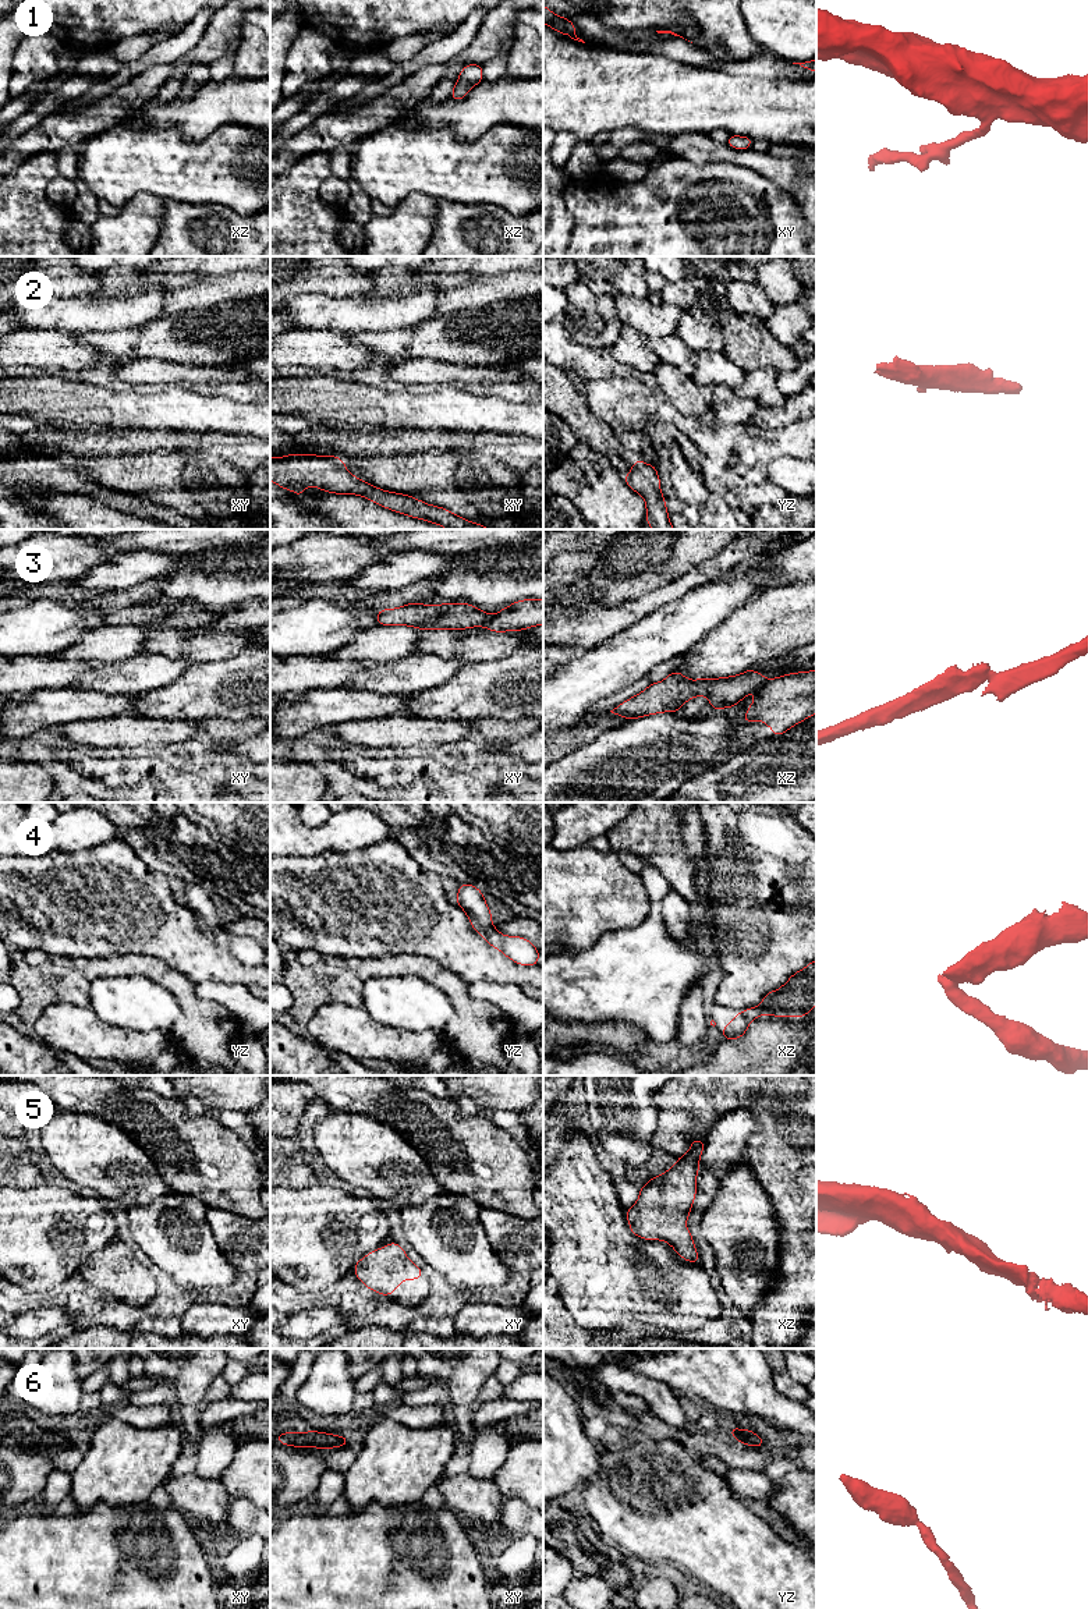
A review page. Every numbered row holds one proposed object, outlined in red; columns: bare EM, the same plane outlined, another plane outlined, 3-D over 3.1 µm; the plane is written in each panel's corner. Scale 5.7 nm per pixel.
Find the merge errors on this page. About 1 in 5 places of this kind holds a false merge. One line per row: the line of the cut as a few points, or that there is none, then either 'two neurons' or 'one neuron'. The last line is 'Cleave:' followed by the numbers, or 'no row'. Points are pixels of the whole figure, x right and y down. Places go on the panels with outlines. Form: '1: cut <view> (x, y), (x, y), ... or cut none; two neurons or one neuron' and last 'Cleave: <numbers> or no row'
1: cut none; one neuron
2: cut none; one neuron
3: cut xy (495, 615), (482, 624); two neurons
4: cut yz (492, 925), (482, 936); two neurons
5: cut none; one neuron
6: cut none; one neuron
Cleave: 3, 4

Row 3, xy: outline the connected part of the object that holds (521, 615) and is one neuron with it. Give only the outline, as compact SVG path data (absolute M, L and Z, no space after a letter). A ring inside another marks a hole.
M525 599L502 609L483 627L504 632L521 631L539 624L543 624L543 599Z

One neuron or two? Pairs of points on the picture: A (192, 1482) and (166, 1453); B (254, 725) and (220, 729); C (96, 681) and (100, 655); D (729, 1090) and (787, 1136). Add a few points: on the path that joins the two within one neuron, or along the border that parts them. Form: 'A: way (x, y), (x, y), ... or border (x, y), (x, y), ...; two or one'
A: border (170, 1474), (163, 1485); two
B: way (245, 729), (229, 729); one
C: border (131, 656), (123, 661), (96, 665); two
D: border (782, 1098), (772, 1092), (762, 1092), (748, 1108); two

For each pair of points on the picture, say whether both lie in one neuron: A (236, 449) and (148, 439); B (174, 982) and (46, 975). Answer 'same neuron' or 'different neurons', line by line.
A: same neuron
B: same neuron

